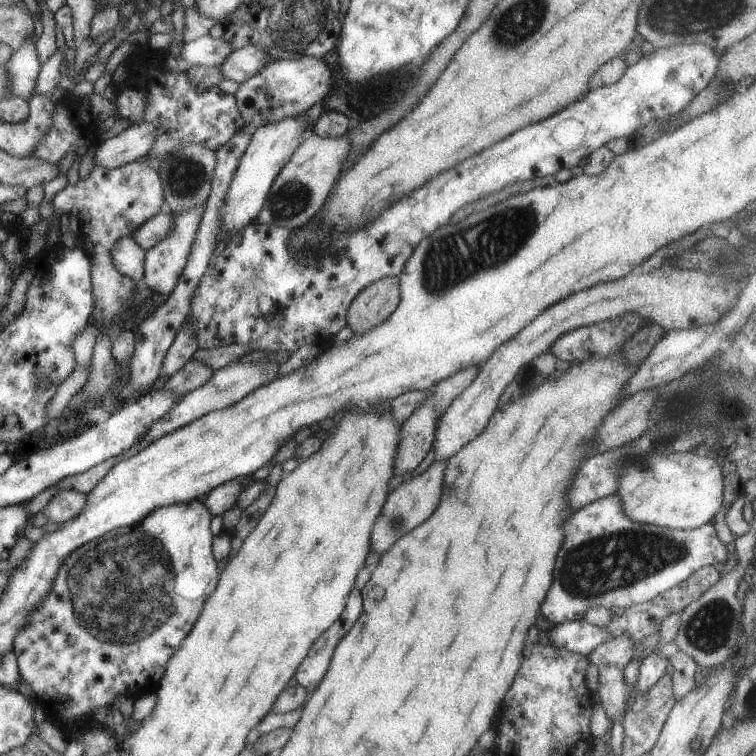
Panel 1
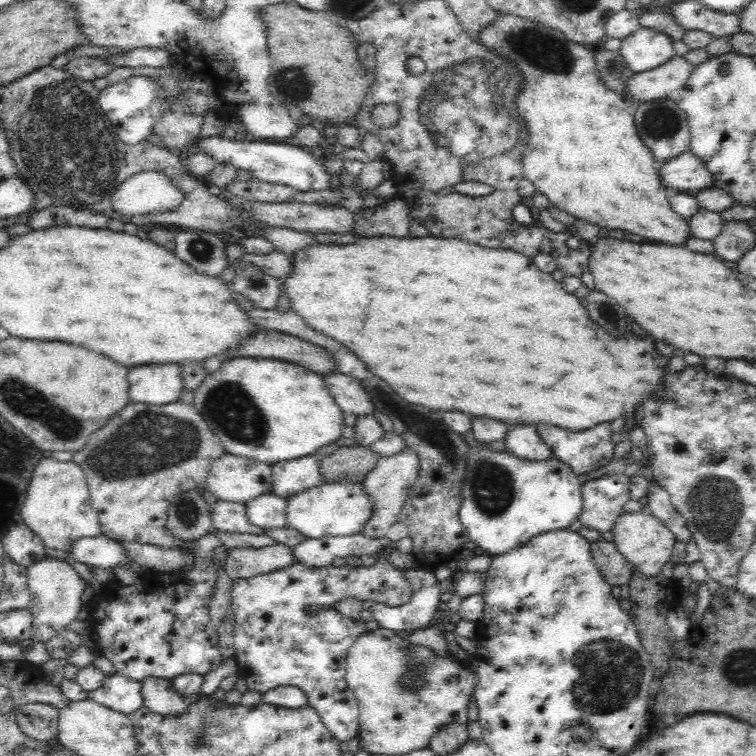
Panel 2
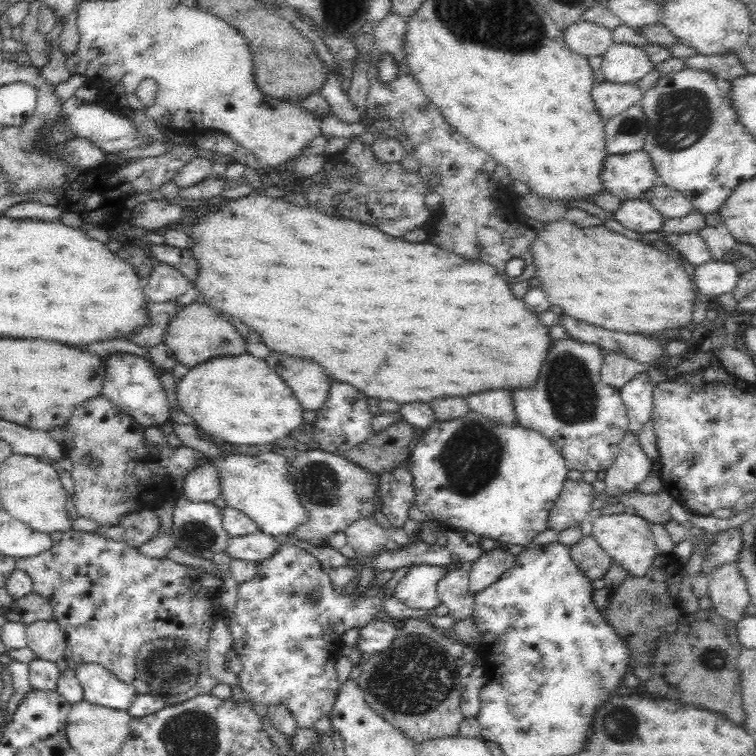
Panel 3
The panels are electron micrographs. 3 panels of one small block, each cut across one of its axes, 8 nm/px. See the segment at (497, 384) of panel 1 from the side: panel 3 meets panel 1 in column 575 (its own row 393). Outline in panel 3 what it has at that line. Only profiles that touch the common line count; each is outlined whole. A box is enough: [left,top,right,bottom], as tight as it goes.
[266,354,330,411]

